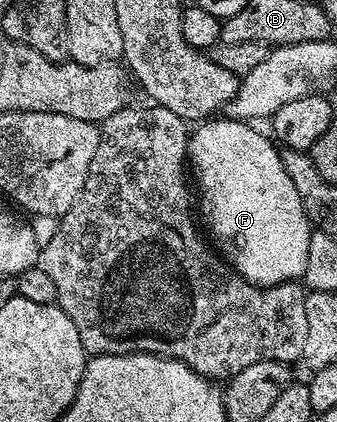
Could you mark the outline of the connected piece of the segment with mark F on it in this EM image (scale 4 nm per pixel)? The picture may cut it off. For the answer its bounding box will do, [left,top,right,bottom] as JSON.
[188,118,312,288]

